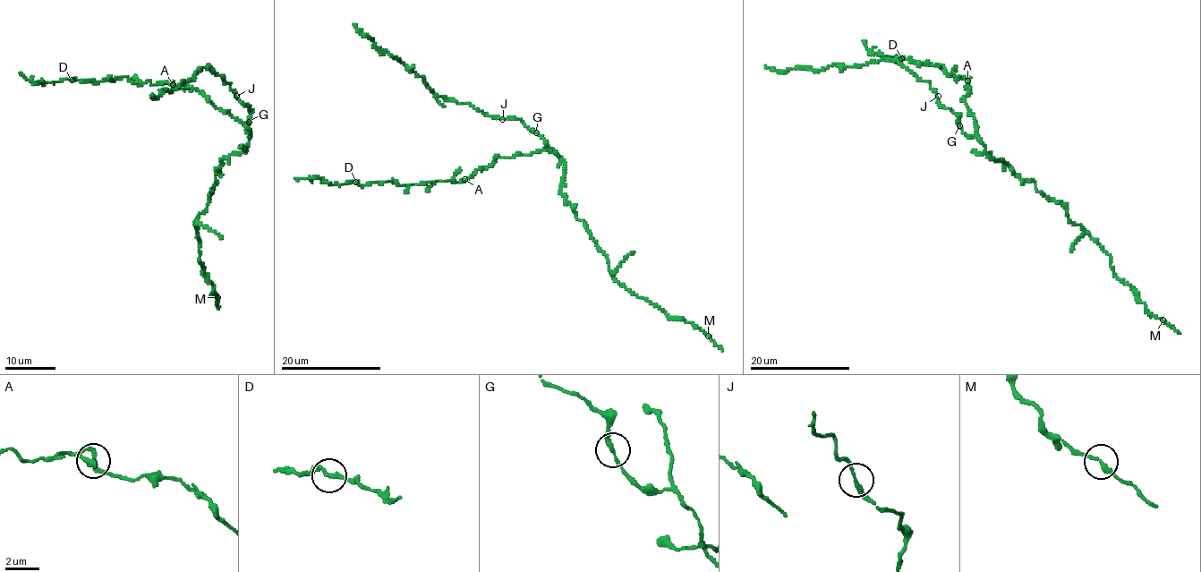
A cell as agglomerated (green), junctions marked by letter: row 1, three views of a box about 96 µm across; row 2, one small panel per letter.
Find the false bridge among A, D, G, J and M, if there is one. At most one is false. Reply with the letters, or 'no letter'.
no letter

